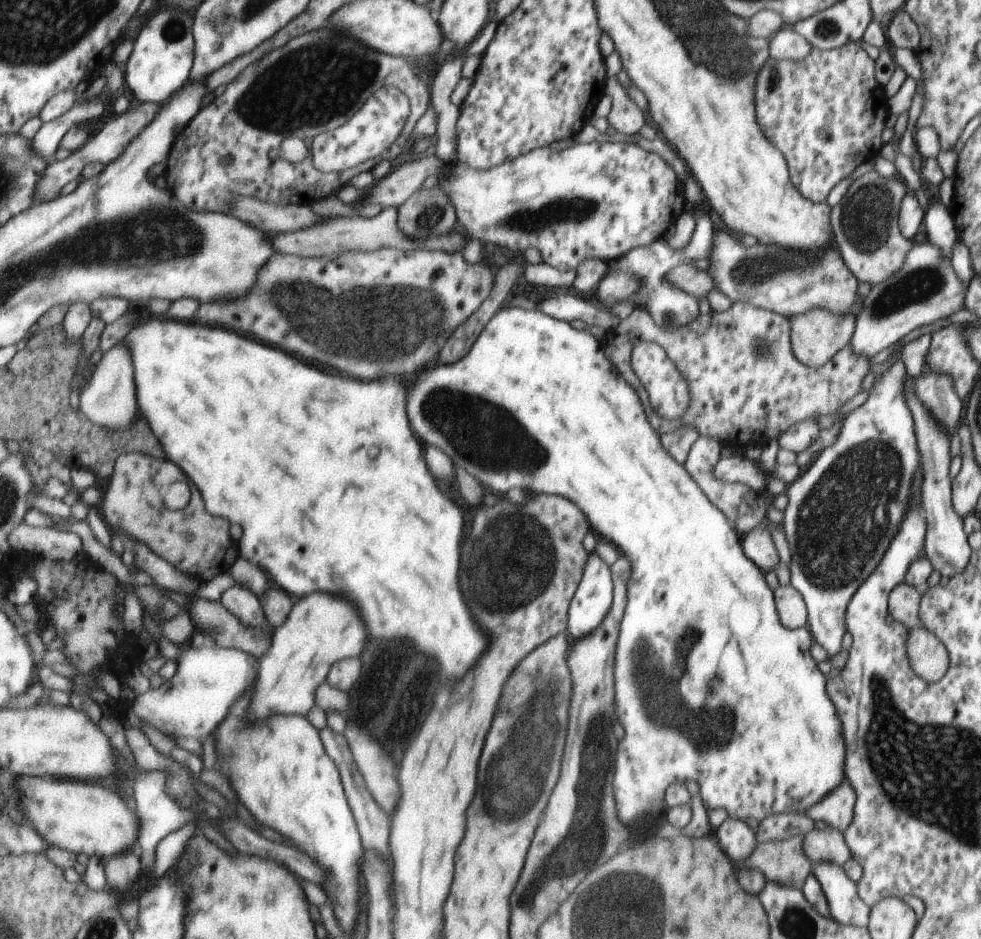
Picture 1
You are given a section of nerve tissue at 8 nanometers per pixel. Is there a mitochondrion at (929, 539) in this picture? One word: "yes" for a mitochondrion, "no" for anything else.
no

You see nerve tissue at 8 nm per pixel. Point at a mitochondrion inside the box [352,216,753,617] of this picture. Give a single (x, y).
(486, 434)

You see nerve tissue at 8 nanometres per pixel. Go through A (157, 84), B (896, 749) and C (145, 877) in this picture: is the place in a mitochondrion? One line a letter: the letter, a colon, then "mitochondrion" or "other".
A: other
B: mitochondrion
C: other

